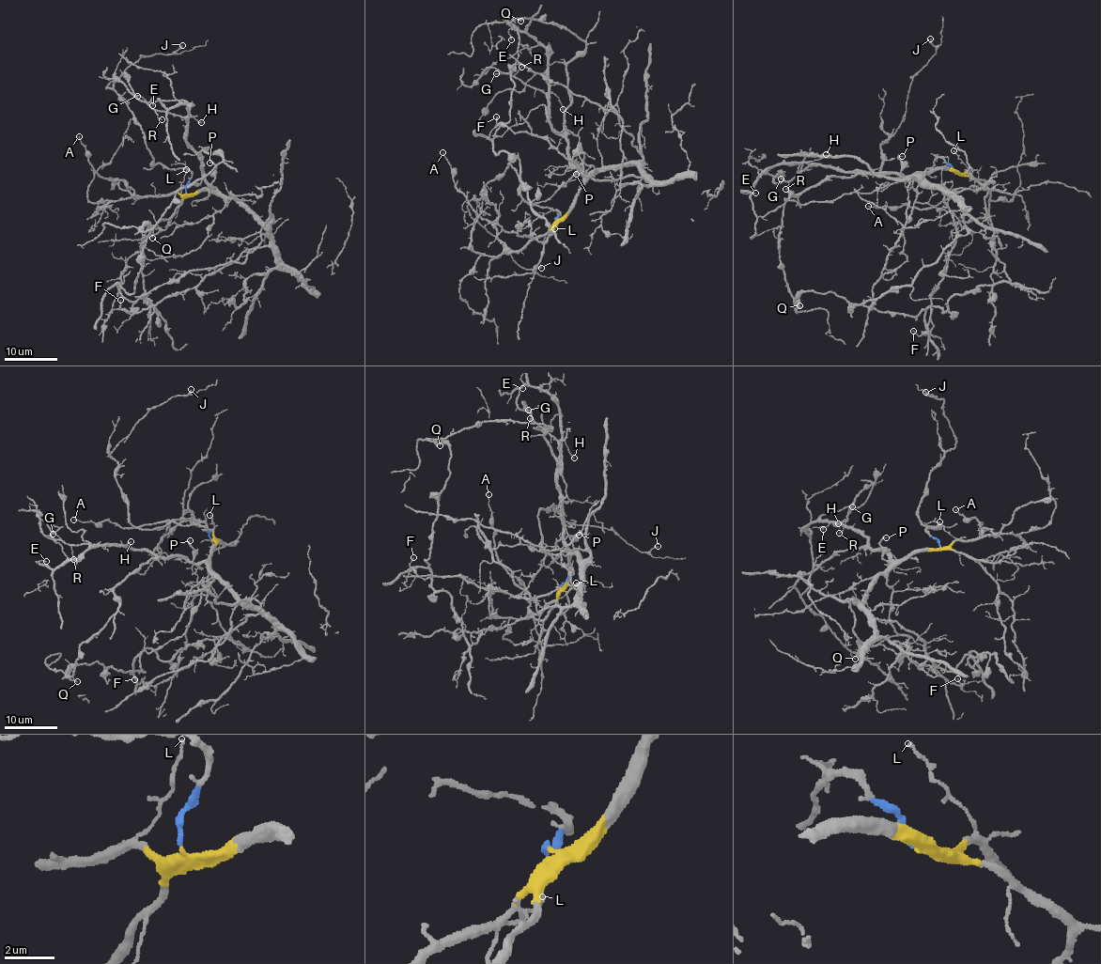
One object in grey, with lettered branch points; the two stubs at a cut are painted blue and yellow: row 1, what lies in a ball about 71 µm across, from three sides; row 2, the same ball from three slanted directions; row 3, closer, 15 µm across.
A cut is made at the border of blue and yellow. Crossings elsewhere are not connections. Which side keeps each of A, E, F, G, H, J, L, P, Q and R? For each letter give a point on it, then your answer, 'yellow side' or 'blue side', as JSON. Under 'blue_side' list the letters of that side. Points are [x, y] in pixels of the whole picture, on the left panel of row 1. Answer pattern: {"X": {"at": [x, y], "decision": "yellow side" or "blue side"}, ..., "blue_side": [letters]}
{"A": {"at": [79, 136], "decision": "yellow side"}, "E": {"at": [152, 105], "decision": "yellow side"}, "F": {"at": [120, 300], "decision": "yellow side"}, "G": {"at": [137, 96], "decision": "yellow side"}, "H": {"at": [201, 122], "decision": "yellow side"}, "J": {"at": [182, 45], "decision": "blue side"}, "L": {"at": [186, 169], "decision": "yellow side"}, "P": {"at": [209, 163], "decision": "yellow side"}, "Q": {"at": [152, 238], "decision": "yellow side"}, "R": {"at": [162, 119], "decision": "yellow side"}, "blue_side": ["J"]}

